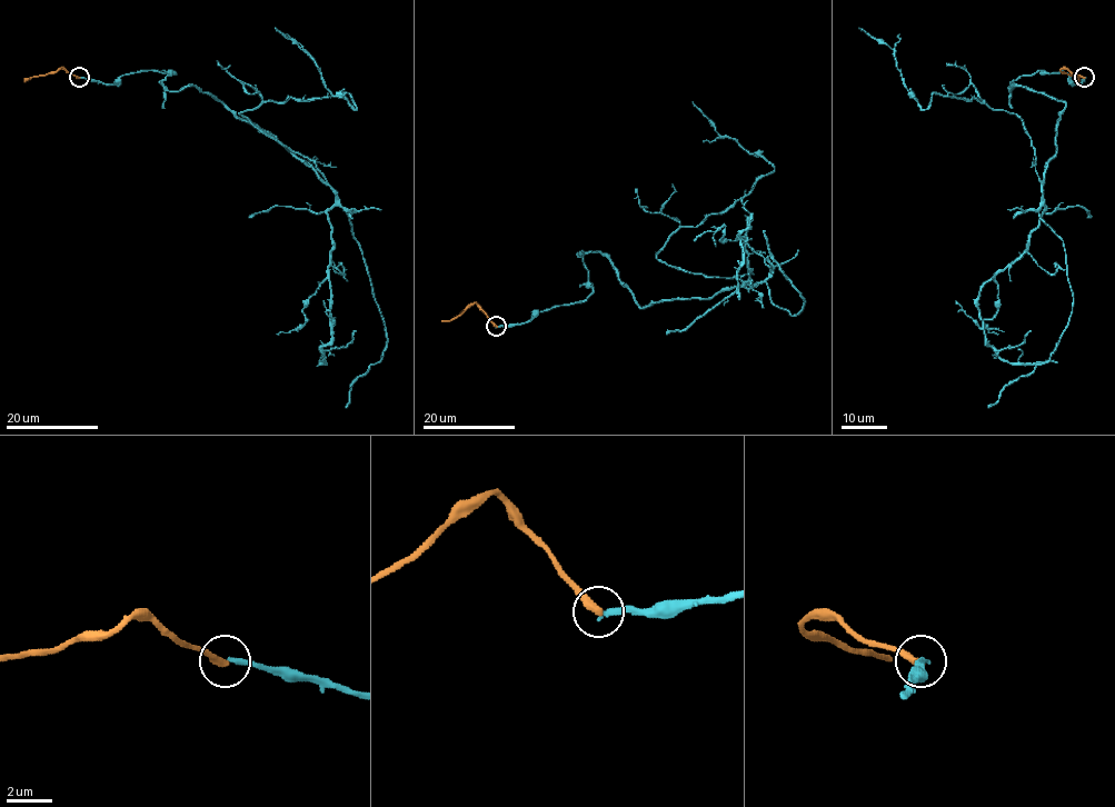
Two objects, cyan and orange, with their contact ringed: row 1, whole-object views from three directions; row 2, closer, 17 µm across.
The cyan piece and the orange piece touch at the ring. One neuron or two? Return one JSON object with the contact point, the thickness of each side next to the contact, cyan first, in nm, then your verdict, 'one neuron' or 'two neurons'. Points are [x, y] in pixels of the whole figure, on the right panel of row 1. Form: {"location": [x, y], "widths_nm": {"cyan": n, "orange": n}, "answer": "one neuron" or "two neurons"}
{"location": [1084, 77], "widths_nm": {"cyan": 220, "orange": 340}, "answer": "two neurons"}

